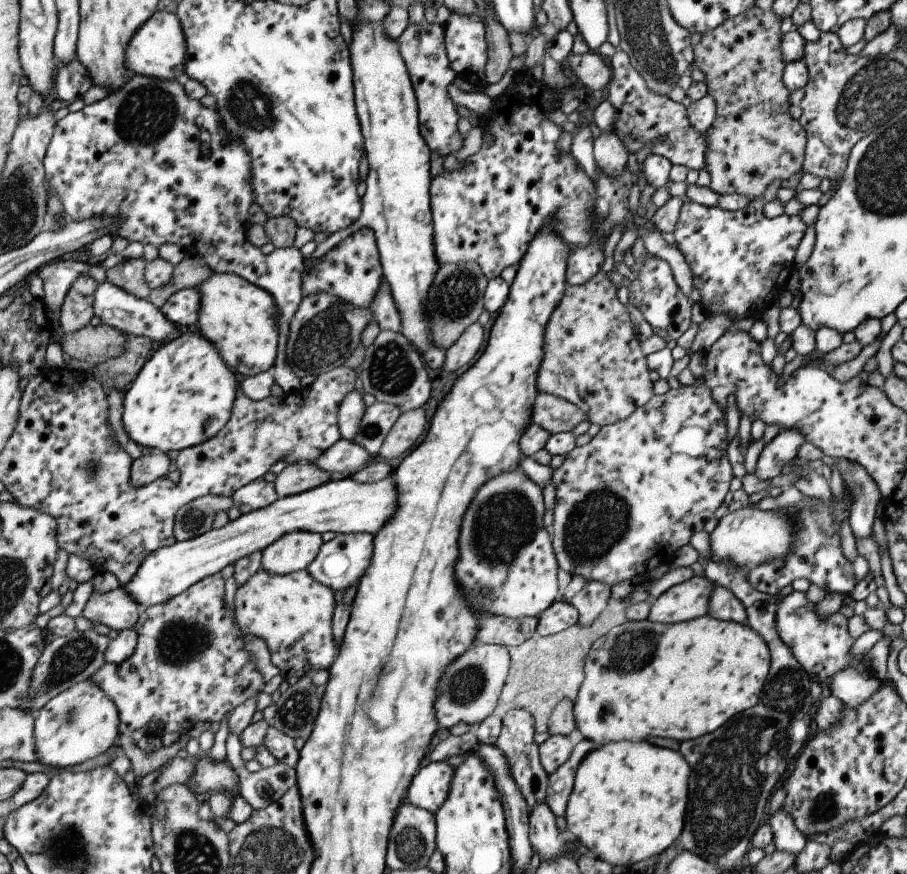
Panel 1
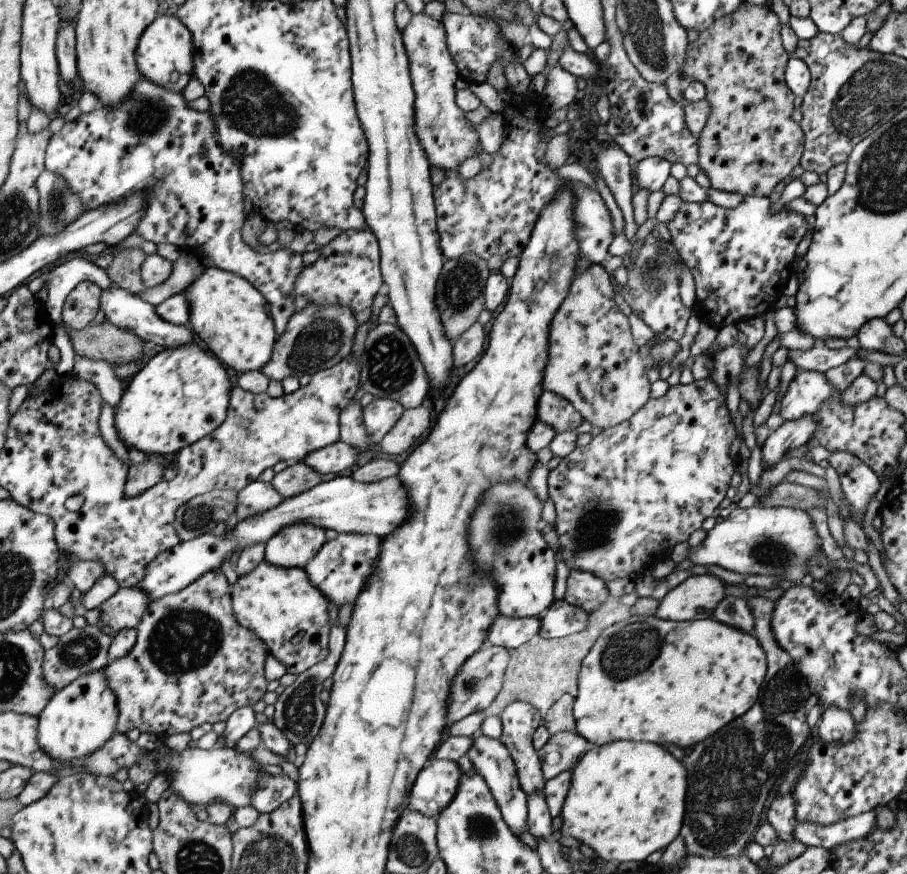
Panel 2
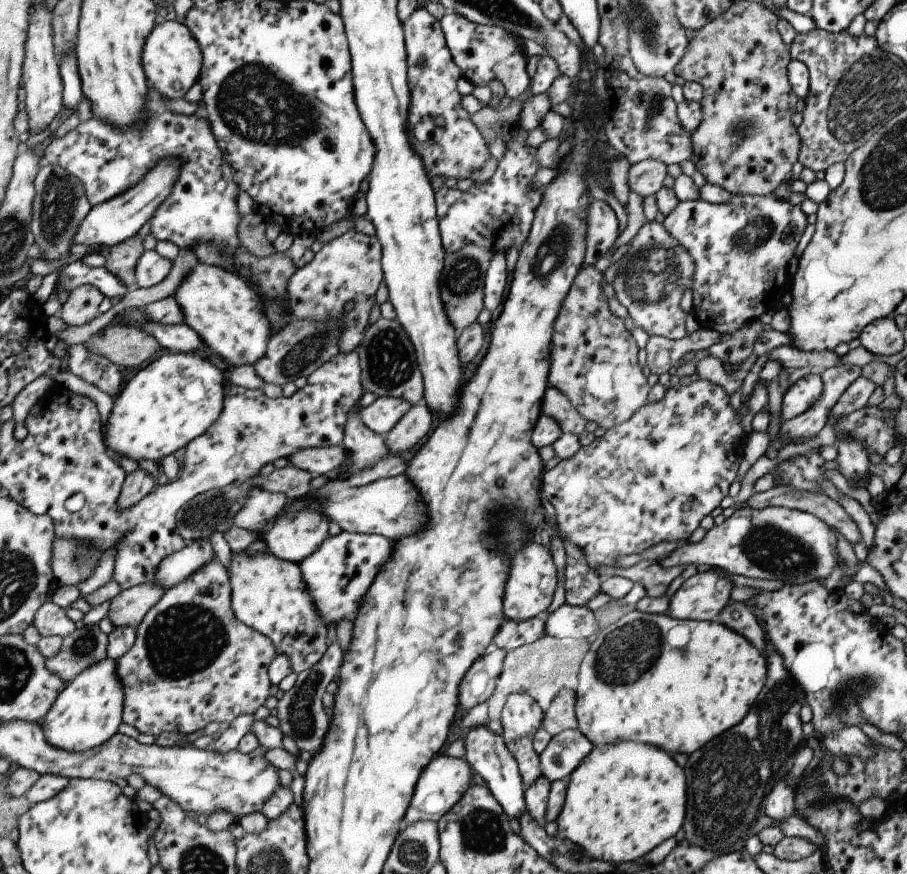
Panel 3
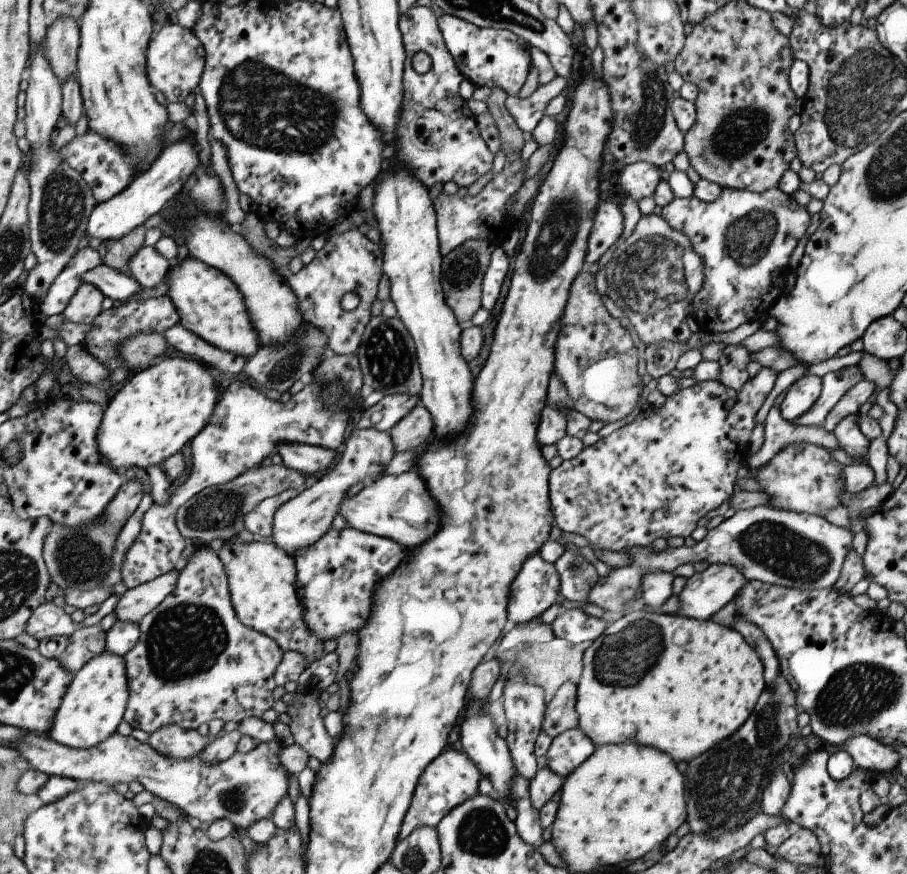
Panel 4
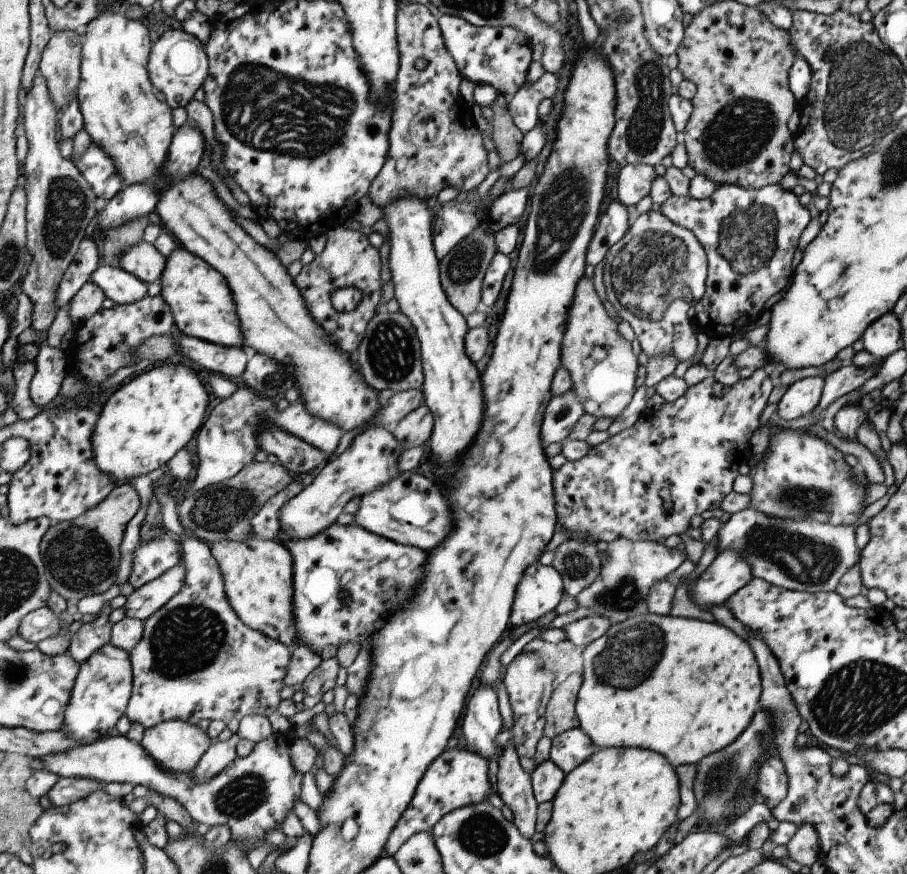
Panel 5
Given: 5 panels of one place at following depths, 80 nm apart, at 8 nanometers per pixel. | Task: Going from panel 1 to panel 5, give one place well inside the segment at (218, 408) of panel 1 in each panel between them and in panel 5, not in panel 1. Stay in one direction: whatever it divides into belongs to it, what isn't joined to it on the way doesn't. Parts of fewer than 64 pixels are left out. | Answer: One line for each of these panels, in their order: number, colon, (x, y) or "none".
2: (180, 395)
3: (177, 396)
4: (160, 408)
5: (142, 424)

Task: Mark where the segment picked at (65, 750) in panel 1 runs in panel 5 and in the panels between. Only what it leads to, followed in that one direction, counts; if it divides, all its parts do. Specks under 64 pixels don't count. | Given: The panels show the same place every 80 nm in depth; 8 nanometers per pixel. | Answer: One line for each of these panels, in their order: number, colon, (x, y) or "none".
2: (81, 719)
3: (86, 715)
4: (95, 704)
5: (105, 682)

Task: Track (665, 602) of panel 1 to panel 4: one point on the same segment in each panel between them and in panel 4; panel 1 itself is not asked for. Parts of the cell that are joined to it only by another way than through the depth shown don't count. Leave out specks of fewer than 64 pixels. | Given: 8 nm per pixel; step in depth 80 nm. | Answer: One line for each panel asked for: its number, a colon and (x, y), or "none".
2: (696, 597)
3: (700, 598)
4: (704, 593)

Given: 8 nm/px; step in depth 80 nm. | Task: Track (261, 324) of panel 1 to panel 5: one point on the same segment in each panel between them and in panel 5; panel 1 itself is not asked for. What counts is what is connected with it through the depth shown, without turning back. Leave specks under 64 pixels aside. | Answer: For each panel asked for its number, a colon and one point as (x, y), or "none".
2: (232, 321)
3: (226, 314)
4: (209, 305)
5: (200, 302)

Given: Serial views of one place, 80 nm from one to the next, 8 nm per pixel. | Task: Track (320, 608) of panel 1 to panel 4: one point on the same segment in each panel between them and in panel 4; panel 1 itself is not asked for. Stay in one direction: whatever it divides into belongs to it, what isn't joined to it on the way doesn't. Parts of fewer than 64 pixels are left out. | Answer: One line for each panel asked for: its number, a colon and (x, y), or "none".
2: (283, 609)
3: (267, 594)
4: (261, 579)

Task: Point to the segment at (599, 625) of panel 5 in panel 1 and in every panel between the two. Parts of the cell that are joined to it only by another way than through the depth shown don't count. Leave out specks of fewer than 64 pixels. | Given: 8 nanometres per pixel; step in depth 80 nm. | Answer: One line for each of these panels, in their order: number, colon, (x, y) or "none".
1: (559, 616)
2: (560, 619)
3: (568, 621)
4: (573, 625)

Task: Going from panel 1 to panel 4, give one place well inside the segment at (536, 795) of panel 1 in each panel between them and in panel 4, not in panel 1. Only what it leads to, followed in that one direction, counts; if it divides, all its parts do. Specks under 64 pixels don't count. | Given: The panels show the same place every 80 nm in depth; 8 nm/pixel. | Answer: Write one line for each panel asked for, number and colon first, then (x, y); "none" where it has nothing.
2: (518, 721)
3: (520, 717)
4: (524, 707)

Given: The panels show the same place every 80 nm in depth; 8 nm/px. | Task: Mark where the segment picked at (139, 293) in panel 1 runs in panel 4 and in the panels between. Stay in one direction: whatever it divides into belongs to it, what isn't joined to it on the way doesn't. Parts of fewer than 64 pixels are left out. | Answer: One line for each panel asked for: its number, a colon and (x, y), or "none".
2: (124, 271)
3: (121, 262)
4: (118, 252)

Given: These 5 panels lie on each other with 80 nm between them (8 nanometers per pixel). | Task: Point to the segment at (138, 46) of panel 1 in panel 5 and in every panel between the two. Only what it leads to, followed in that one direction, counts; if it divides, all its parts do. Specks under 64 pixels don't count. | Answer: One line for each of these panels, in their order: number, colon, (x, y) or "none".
2: (164, 51)
3: (170, 56)
4: (174, 60)
5: (178, 65)

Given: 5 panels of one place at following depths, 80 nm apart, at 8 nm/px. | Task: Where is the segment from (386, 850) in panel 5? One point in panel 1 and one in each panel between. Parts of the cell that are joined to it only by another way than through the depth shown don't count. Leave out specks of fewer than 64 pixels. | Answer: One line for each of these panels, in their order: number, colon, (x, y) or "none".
1: (428, 789)
2: (435, 784)
3: (441, 784)
4: (451, 778)

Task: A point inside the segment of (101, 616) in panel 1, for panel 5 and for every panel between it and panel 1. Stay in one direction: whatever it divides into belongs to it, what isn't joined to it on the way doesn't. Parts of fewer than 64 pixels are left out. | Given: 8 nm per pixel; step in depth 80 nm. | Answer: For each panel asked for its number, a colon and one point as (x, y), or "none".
2: (122, 611)
3: (127, 608)
4: (136, 602)
5: (143, 601)

